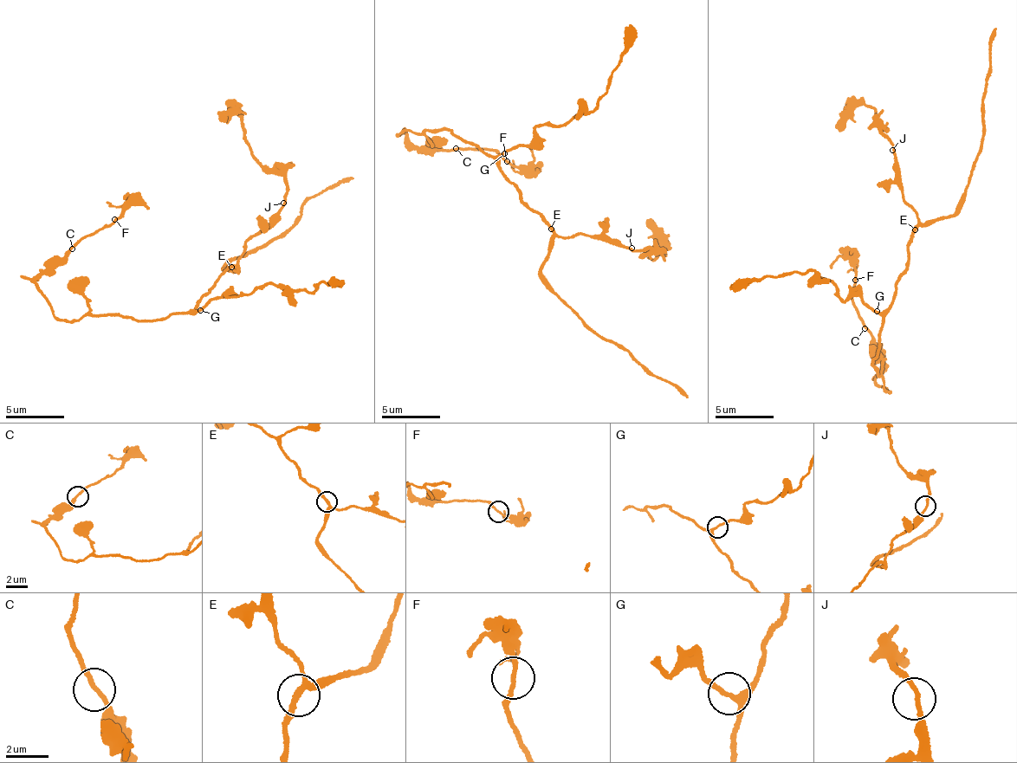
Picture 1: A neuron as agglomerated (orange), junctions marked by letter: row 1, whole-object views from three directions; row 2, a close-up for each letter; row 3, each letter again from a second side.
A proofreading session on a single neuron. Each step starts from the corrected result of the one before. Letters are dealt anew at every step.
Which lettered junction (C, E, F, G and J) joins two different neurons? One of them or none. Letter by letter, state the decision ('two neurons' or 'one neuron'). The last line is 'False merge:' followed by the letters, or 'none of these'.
C: one neuron
E: one neuron
F: one neuron
G: one neuron
J: one neuron
False merge: none of these

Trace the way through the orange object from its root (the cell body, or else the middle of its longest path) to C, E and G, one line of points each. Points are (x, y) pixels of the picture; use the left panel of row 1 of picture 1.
C: (187, 311), (152, 320), (86, 313), (63, 320), (38, 290), (35, 279), (48, 273), (72, 248)
E: (187, 311), (196, 306), (202, 293), (212, 287), (220, 273), (231, 267)
G: (187, 311), (199, 309)

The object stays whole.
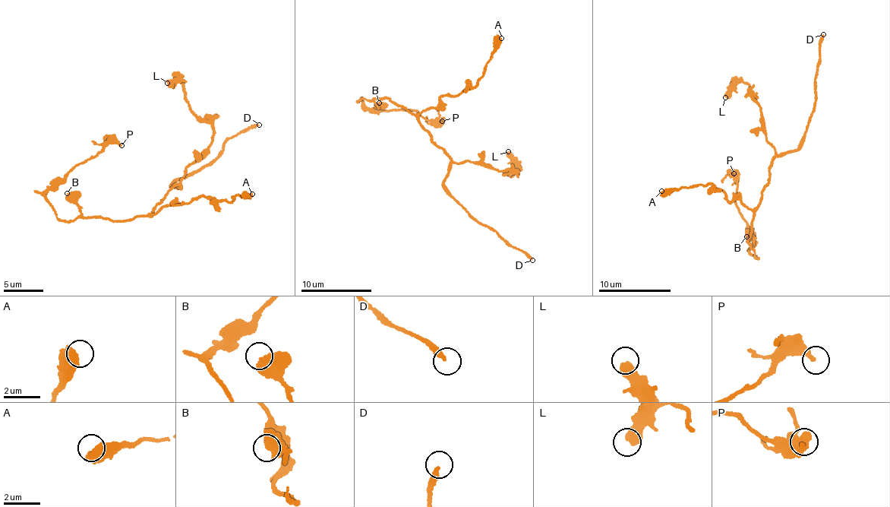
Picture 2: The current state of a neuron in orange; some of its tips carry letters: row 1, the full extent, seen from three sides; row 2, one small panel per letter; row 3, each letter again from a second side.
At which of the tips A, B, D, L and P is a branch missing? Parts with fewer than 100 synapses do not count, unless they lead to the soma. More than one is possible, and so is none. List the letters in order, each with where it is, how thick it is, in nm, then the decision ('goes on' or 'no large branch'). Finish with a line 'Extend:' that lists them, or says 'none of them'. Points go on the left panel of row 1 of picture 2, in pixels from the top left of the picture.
A: (252, 194) | 550 nm | no large branch
B: (67, 193) | 650 nm | no large branch
D: (259, 125) | 280 nm | goes on
L: (167, 83) | 550 nm | no large branch
P: (121, 145) | 220 nm | no large branch
Extend: D

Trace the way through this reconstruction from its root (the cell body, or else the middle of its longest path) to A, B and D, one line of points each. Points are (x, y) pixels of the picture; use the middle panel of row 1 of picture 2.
A: (415, 115), (439, 106), (440, 96), (448, 93), (452, 96), (476, 87), (501, 38)
B: (415, 115), (386, 98), (373, 99), (378, 106), (379, 102)
D: (415, 115), (430, 134), (433, 143), (449, 156), (450, 163), (445, 185), (451, 197), (468, 214), (532, 260)

